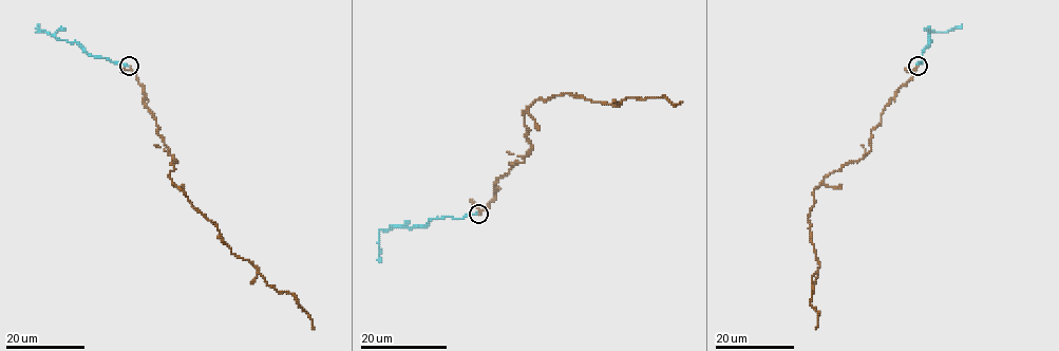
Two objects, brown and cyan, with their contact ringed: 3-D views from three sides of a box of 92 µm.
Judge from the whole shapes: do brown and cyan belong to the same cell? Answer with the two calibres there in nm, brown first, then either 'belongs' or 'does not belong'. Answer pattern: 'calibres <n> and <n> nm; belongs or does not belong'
calibres 170 and 160 nm; belongs

